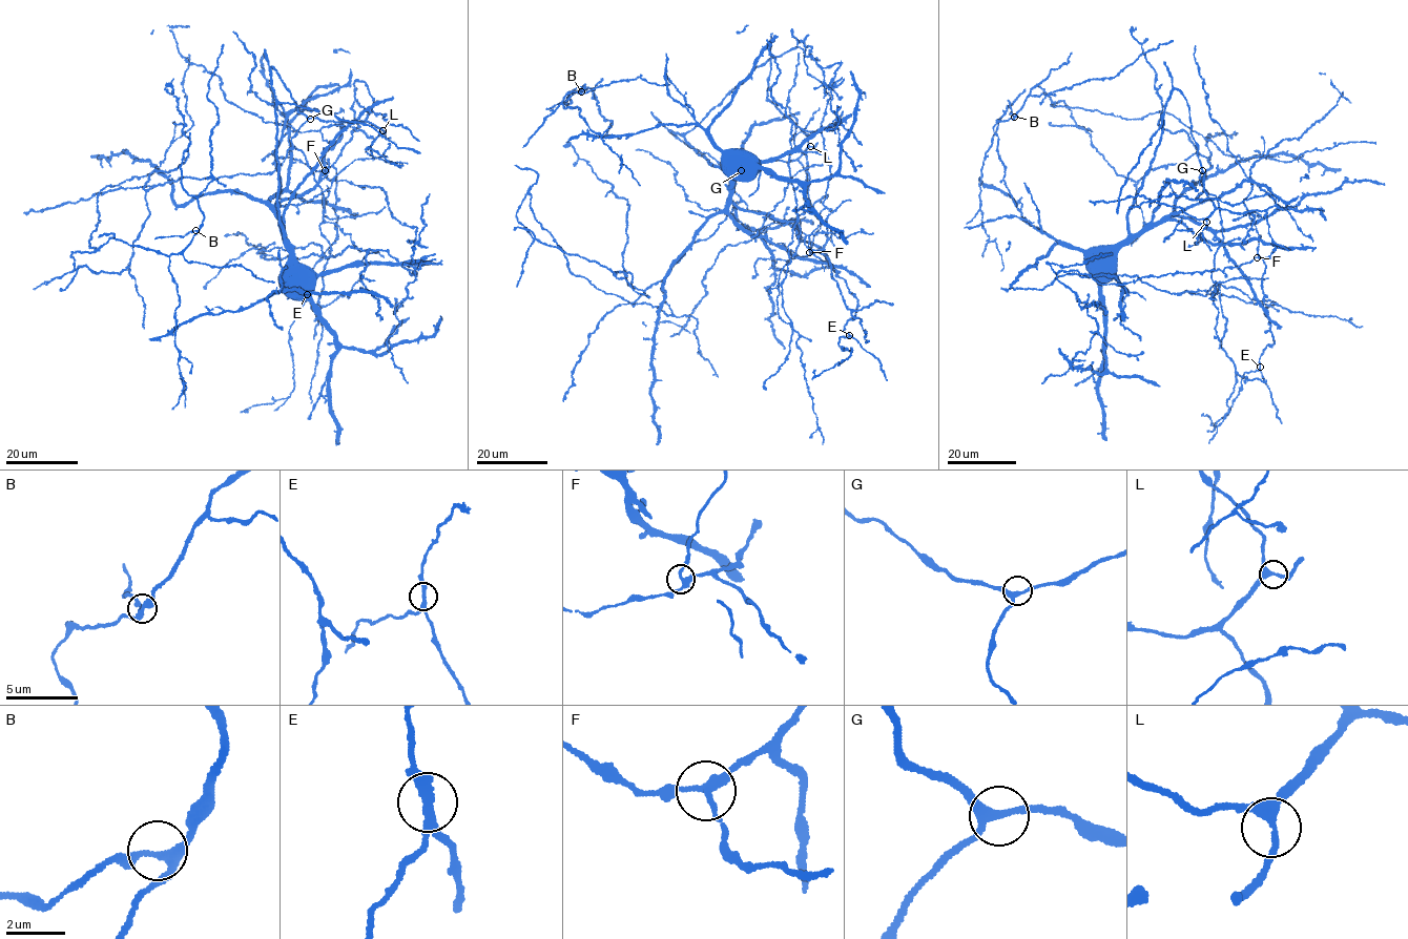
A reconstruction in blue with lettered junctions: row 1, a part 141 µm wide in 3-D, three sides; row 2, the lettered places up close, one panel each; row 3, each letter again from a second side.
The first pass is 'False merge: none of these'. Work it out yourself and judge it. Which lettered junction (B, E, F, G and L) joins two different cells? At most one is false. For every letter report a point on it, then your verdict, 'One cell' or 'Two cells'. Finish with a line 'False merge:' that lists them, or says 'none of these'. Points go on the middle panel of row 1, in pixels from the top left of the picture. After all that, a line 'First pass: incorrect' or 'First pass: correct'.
B: Place: (581, 91). One cell
E: Place: (849, 335). Two cells
F: Place: (809, 252). One cell
G: Place: (741, 170). One cell
L: Place: (810, 146). One cell
False merge: E
First pass: incorrect

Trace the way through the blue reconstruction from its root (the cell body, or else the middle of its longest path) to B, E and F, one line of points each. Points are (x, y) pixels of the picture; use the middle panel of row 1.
B: (738, 162), (694, 124), (594, 137), (587, 132), (578, 107), (564, 108), (561, 103), (565, 94), (581, 91)
E: (738, 162), (730, 202), (783, 225), (734, 181), (777, 159), (808, 173), (818, 250), (858, 300), (849, 335)
F: (738, 162), (730, 202), (783, 225), (734, 182), (801, 164), (829, 238), (809, 252)

